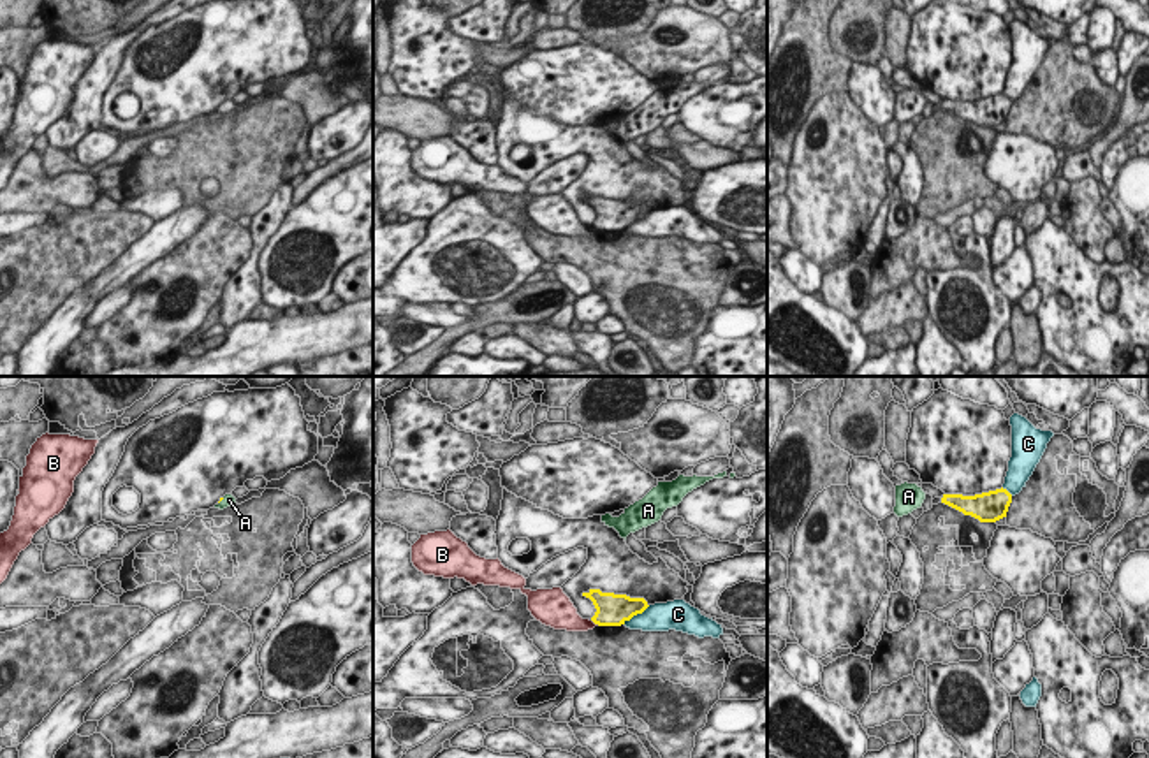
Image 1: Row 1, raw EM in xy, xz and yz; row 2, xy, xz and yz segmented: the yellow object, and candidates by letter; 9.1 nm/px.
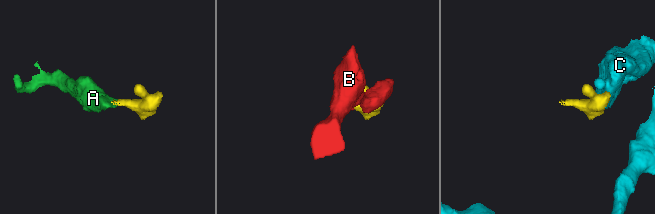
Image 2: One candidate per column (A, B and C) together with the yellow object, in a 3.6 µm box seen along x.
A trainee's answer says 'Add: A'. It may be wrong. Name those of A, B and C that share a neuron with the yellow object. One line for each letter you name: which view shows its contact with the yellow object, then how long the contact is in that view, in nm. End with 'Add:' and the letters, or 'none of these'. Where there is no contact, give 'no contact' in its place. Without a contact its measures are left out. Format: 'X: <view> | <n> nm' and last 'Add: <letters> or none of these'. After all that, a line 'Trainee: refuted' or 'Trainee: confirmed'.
A: xy | 80 nm
Add: A
Trainee: confirmed

